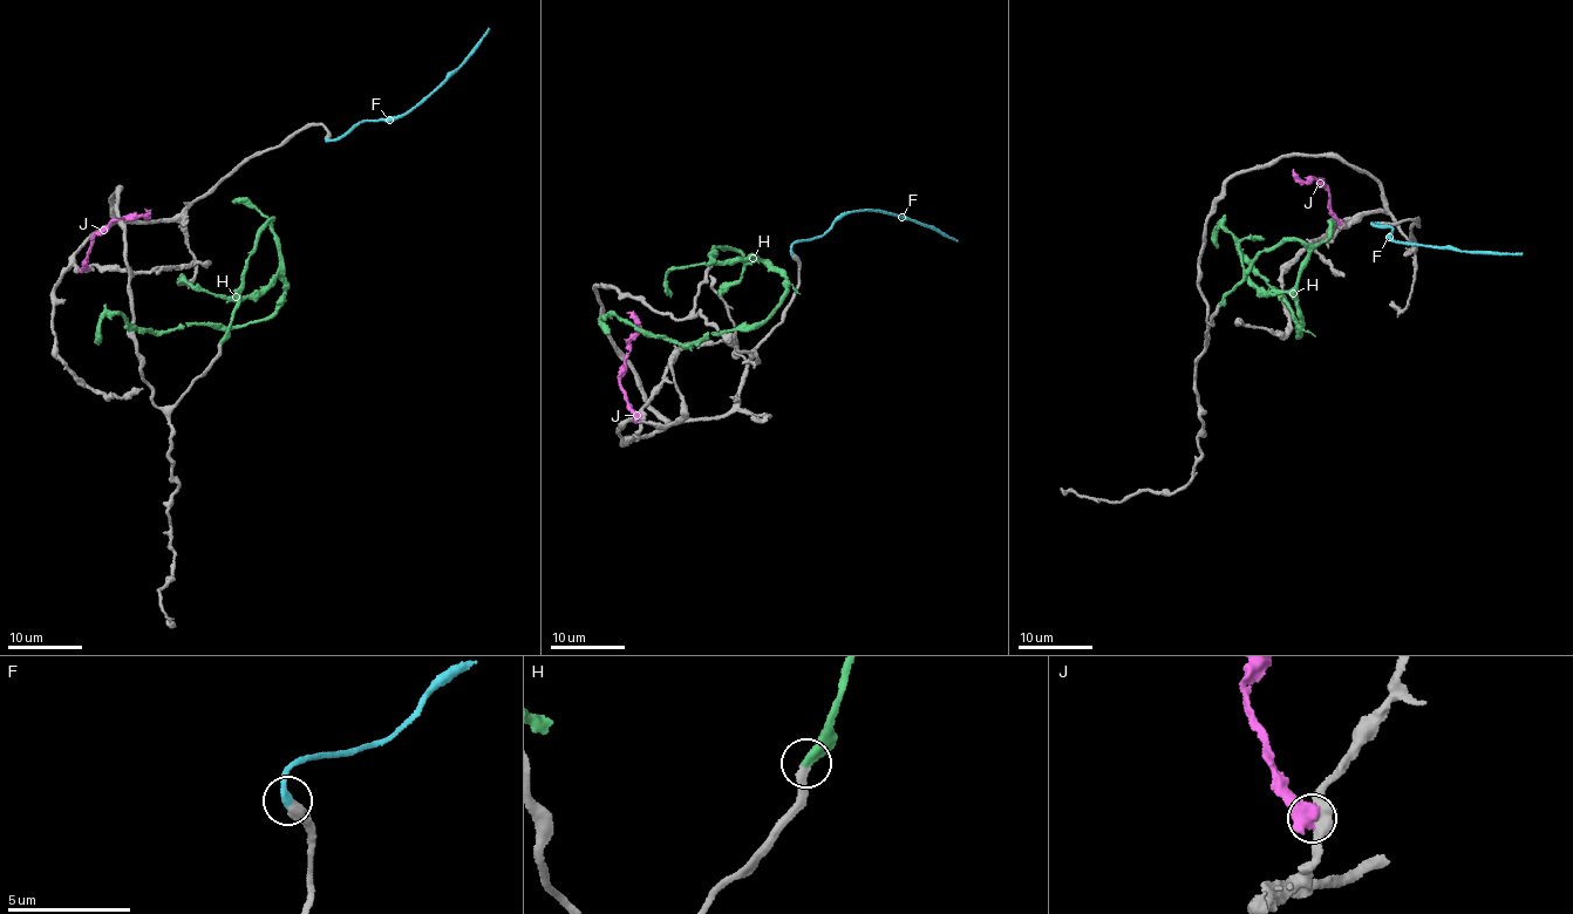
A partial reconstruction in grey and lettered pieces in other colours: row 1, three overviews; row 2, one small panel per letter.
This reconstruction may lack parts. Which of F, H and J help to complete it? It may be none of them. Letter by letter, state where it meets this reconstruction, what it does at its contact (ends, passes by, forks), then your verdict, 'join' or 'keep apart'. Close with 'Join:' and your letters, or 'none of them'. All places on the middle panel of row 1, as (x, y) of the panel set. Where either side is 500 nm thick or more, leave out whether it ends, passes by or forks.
F: contact (791, 253); it ends; join
H: contact (708, 264); it ends; join
J: contact (639, 417); keep apart
Join: F, H

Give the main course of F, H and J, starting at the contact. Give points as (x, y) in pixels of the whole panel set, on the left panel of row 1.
F: (326, 140), (422, 104), (472, 54), (489, 28)
H: (220, 341), (236, 298), (280, 277), (283, 301), (242, 326), (151, 334), (116, 313), (100, 324), (97, 345)
J: (87, 268), (94, 234), (111, 220), (149, 211), (145, 209)

